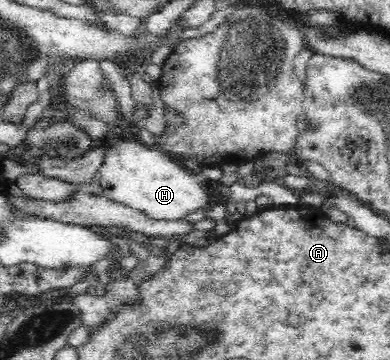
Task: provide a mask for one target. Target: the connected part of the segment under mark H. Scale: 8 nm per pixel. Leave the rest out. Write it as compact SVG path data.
M119 132L119 139L108 145L104 165L98 170L98 183L106 198L158 220L180 220L208 206L208 192L202 188L202 181L177 158L132 140L127 133Z

